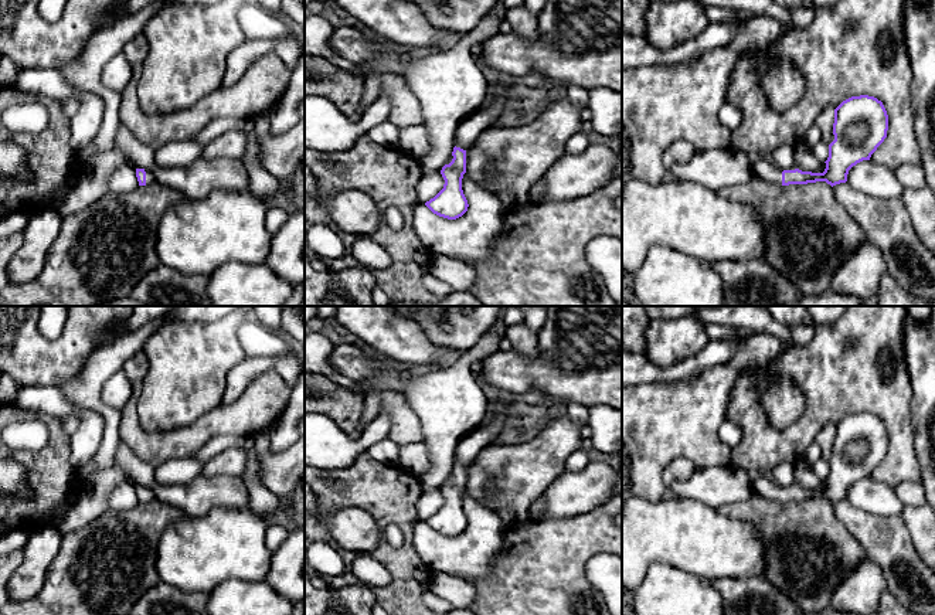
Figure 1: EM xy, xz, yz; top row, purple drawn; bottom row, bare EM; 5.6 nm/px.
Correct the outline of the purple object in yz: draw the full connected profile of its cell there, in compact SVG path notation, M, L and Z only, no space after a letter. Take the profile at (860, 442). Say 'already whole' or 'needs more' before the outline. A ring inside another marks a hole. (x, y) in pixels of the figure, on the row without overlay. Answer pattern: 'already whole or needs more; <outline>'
needs more; M860 412L843 418L834 427L833 452L823 490L782 487L765 473L752 476L759 497L789 503L826 499L832 504L847 499L849 487L871 472L887 455L888 432L881 418Z

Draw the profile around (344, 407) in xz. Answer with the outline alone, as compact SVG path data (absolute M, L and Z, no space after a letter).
M305 370L305 412L320 412L340 428L357 428L364 411L364 391L340 387L329 377Z

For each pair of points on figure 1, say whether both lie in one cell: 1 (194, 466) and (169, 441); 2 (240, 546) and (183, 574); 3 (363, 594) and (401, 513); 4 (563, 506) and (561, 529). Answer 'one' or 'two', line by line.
1: two
2: one
3: two
4: two

